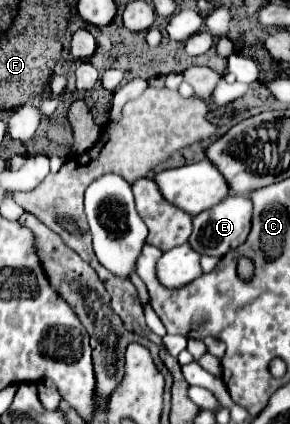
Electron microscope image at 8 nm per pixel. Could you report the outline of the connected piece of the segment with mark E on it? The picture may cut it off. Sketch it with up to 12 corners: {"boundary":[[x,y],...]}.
{"boundary":[[229,196],[193,218],[191,248],[225,256],[251,232],[251,198]]}

